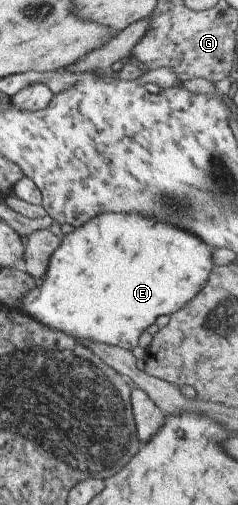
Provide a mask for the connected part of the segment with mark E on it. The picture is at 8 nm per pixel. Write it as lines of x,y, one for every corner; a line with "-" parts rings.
103,213
90,218
81,226
75,227
72,232
65,235
59,246
50,256
45,276
39,281
35,288
24,294
22,304
17,308
21,313
29,315
32,319
55,331
64,332
73,340
80,342
81,339
93,341
94,343
105,343
111,346
118,346
125,350
131,350
138,346
139,335
146,328
153,324
157,316
161,314
173,314
197,294
201,287
207,282
208,276
214,267
211,261
210,246
203,242
196,234
185,230
183,227
172,225
165,221
156,221
153,217
143,216
141,213

